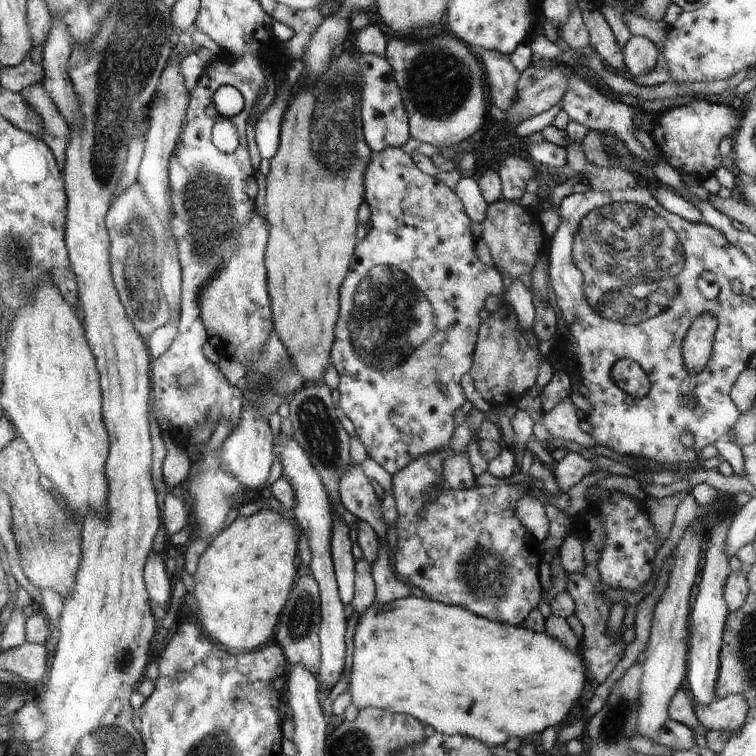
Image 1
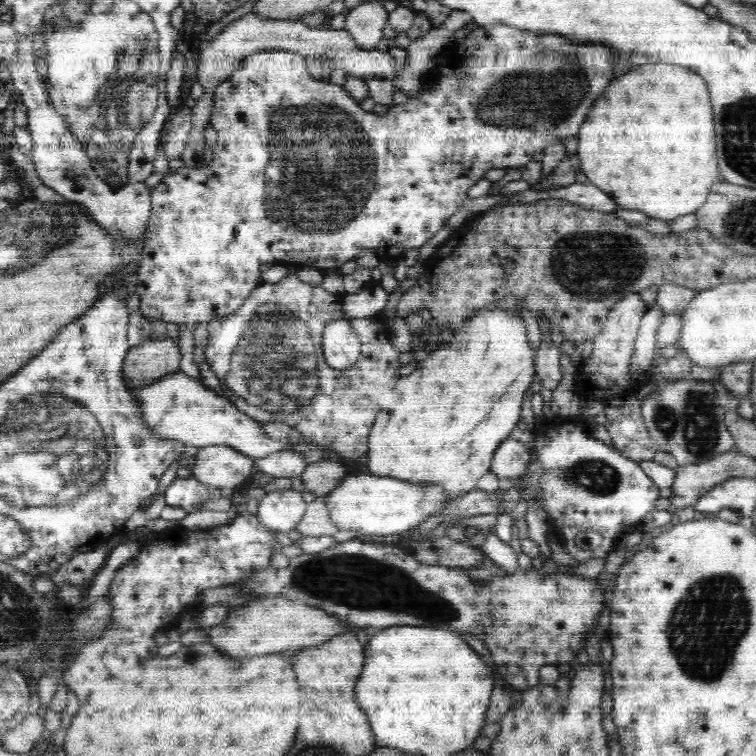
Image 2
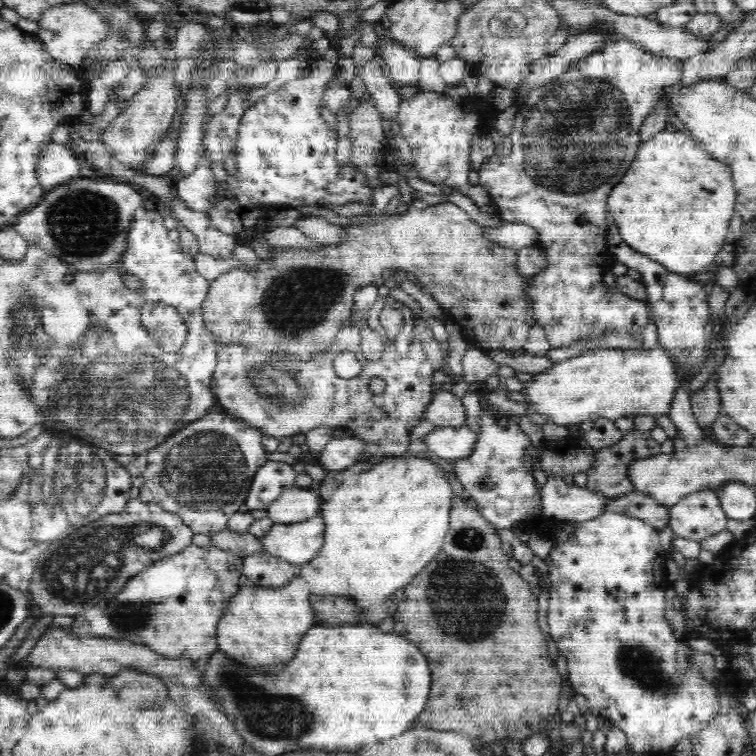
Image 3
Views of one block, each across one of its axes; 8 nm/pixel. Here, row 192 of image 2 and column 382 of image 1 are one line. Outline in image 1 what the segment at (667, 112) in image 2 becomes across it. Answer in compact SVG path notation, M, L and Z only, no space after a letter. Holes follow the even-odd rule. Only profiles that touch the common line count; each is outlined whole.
M413 595L393 600L385 605L379 605L375 600L375 603L368 607L368 610L360 617L356 627L352 660L348 690L351 694L351 702L358 710L372 707L406 716L414 716L416 720L424 720L426 725L432 726L438 733L469 736L479 741L484 740L484 744L492 744L492 746L504 745L504 742L510 740L510 738L531 739L534 734L540 734L546 728L560 724L572 712L574 704L580 700L580 694L582 694L586 682L590 681L580 646L573 651L546 632L540 633L522 625L514 626L491 621L456 605L445 605L440 601L414 597Z

